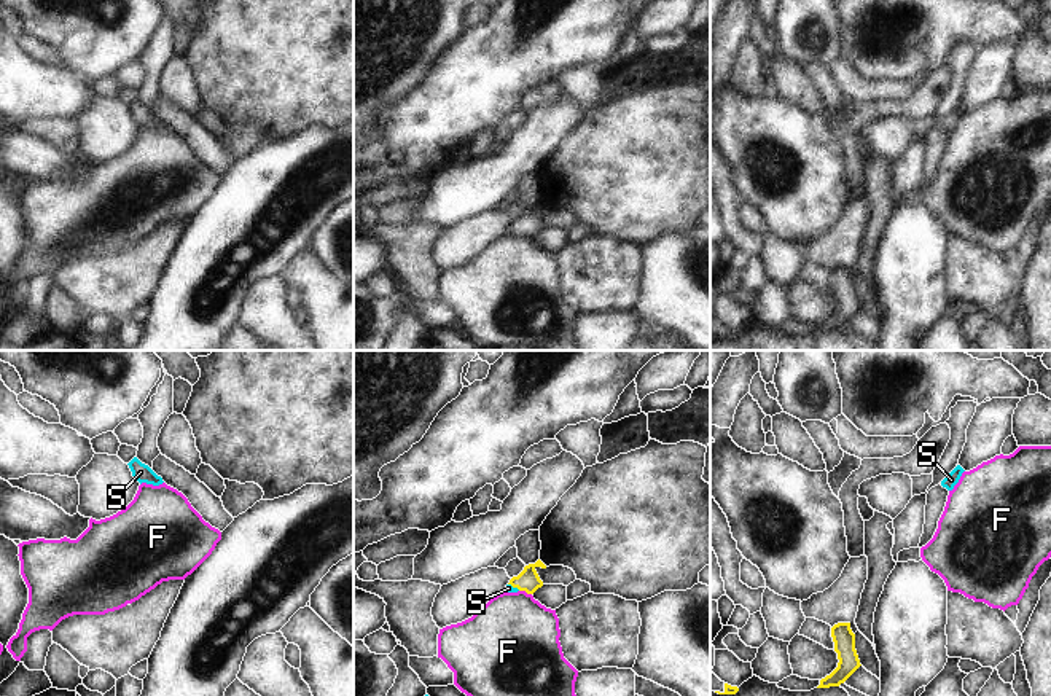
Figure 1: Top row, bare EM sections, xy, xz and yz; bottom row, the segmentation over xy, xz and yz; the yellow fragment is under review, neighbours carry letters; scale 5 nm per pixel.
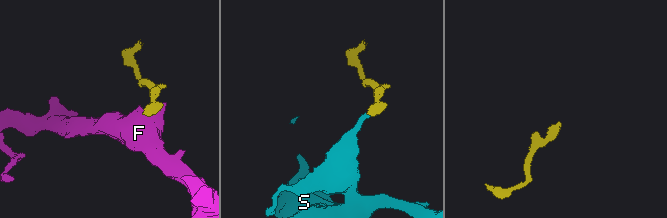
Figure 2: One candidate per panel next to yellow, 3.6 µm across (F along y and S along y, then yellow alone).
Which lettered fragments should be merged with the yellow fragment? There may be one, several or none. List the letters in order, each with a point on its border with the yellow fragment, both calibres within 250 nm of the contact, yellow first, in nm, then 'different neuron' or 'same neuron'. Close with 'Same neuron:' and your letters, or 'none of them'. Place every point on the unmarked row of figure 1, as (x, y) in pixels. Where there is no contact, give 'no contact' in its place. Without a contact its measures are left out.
F: contact xz (526, 234); calibres 110 and 460 nm; different neuron
S: contact xz (515, 230); calibres 110 and 40 nm; same neuron
Same neuron: S

